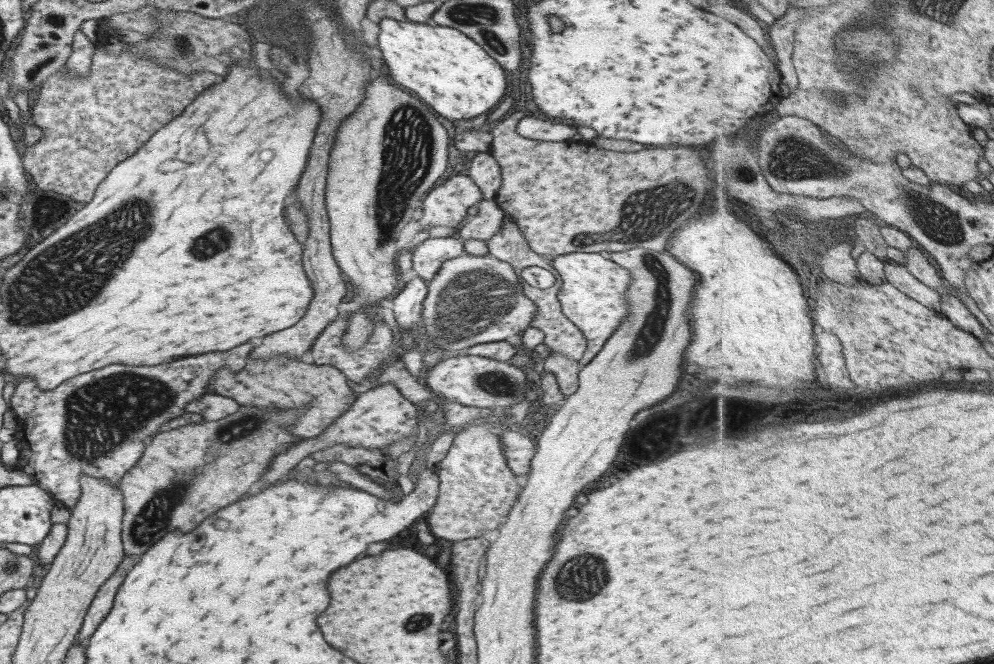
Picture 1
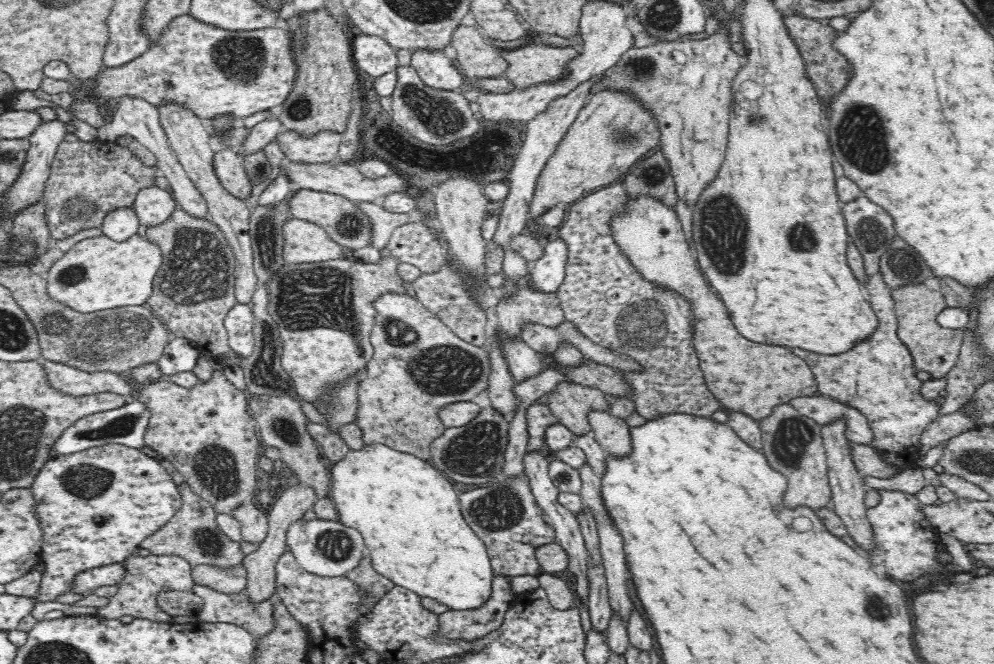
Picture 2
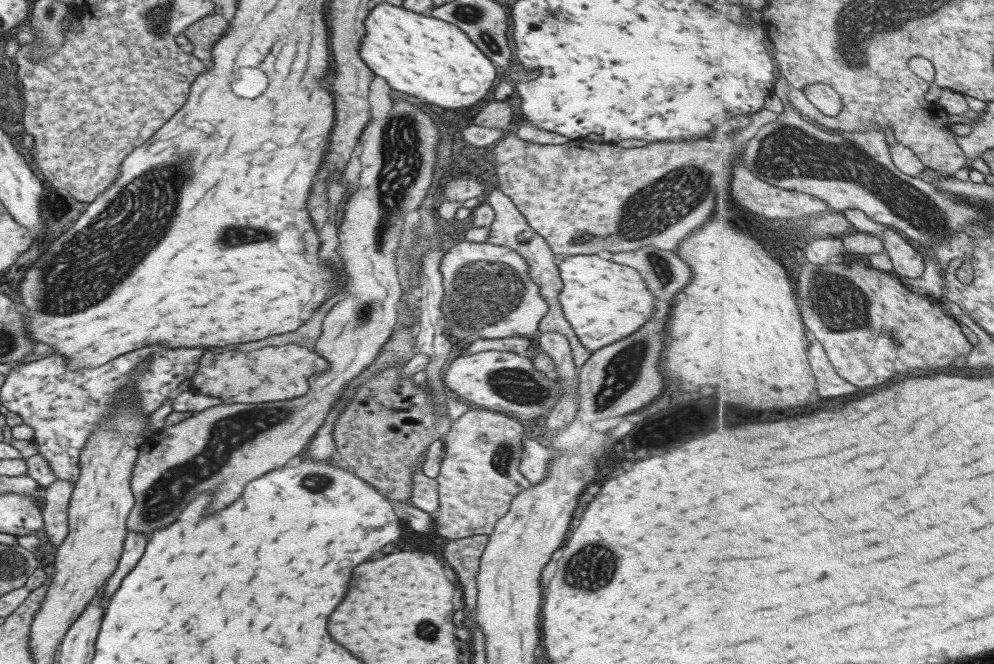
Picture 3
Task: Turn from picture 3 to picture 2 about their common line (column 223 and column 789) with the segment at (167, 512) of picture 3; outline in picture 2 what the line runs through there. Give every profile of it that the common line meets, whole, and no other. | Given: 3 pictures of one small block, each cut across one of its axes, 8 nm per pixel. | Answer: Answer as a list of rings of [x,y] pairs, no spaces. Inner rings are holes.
[[[778,405],[771,413],[758,420],[761,428],[763,447],[770,465],[782,473],[788,482],[784,492],[784,504],[794,508],[806,504],[812,508],[830,506],[831,490],[827,477],[827,456],[823,447],[822,429],[810,416],[800,414],[796,407]]]

